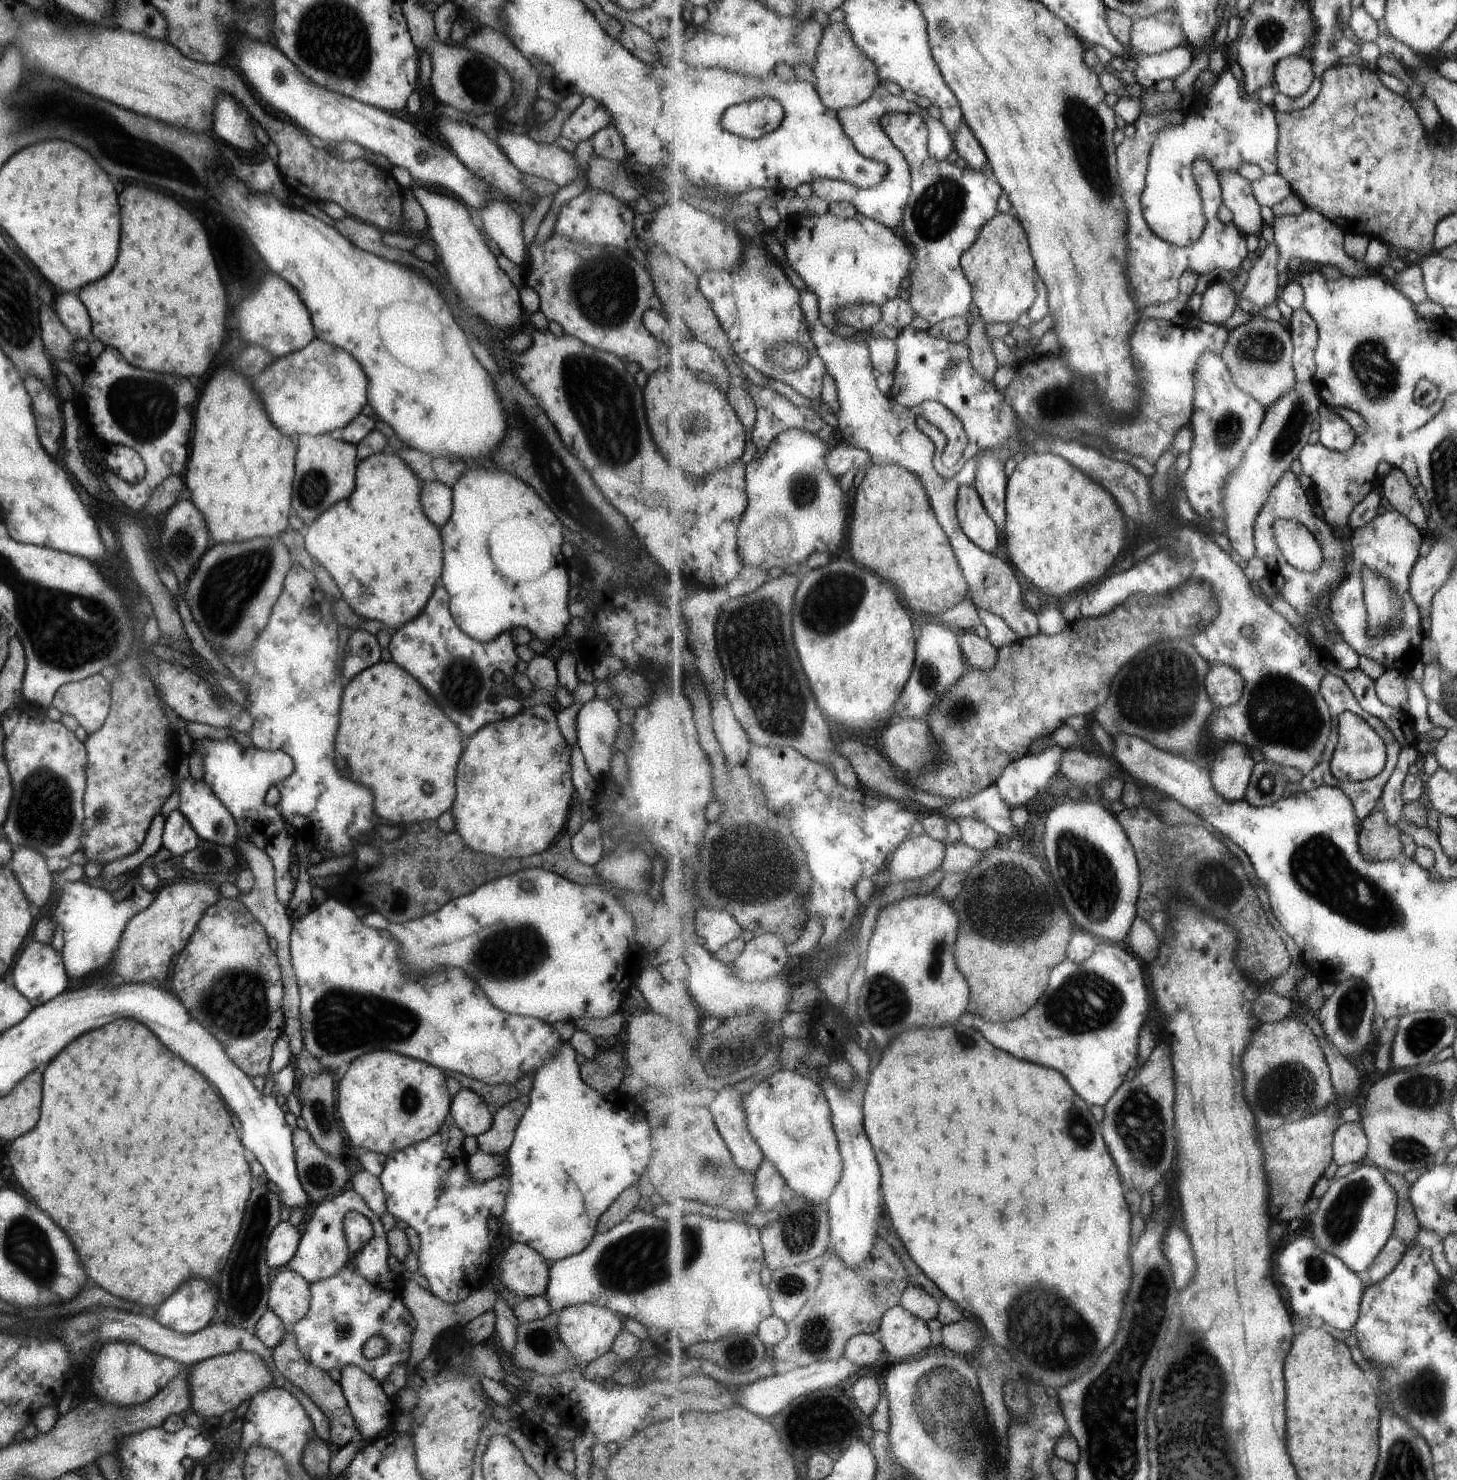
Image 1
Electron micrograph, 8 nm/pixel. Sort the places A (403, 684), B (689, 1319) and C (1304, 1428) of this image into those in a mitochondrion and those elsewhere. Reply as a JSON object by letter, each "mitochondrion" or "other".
{"A":"other","B":"other","C":"other"}

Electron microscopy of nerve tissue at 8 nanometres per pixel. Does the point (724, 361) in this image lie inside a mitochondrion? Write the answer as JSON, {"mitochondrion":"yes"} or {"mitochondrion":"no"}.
{"mitochondrion":"no"}

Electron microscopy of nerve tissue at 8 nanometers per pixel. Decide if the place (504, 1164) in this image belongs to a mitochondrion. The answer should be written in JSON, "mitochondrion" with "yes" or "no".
{"mitochondrion":"no"}

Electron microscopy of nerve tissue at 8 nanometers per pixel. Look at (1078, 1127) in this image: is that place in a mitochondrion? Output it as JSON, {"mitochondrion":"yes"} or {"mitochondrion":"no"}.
{"mitochondrion":"yes"}

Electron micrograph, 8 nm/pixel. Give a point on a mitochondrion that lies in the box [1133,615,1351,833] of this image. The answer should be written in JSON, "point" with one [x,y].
{"point":[1282,712]}

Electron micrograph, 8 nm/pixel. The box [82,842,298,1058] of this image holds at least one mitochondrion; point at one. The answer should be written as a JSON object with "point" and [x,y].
{"point":[236,1004]}

